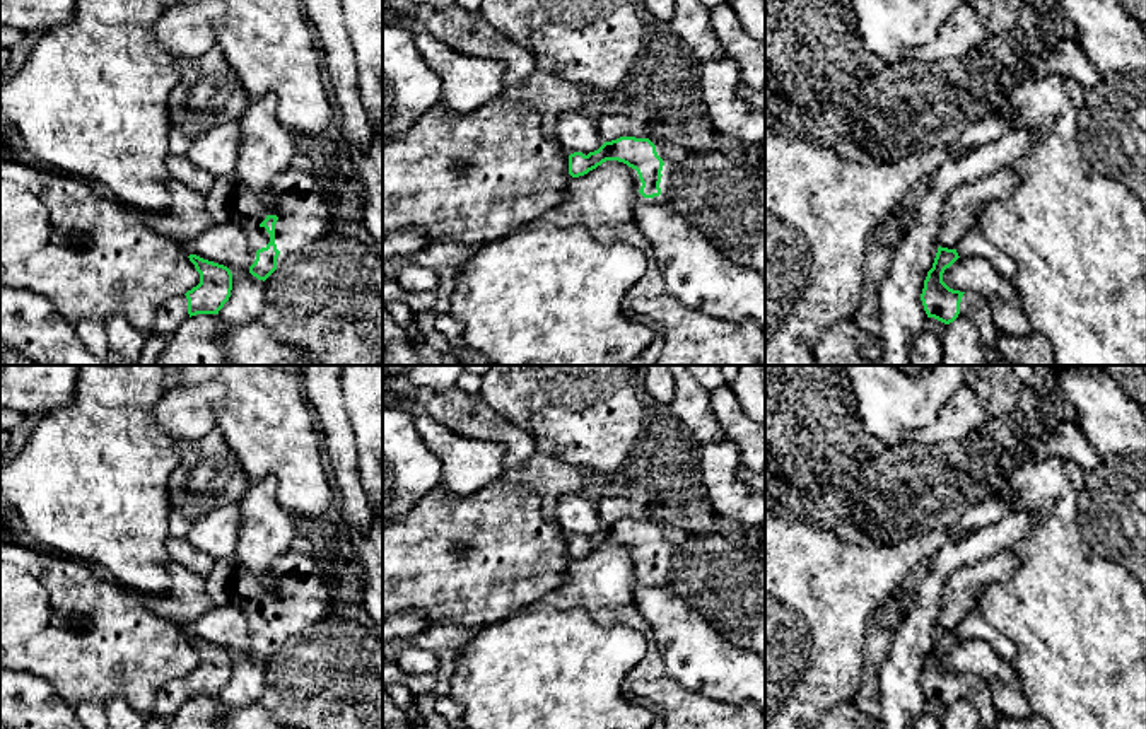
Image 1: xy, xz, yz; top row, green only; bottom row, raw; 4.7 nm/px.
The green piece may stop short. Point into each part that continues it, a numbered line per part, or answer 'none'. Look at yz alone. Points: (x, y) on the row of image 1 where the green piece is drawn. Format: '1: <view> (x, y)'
1: yz (974, 306)

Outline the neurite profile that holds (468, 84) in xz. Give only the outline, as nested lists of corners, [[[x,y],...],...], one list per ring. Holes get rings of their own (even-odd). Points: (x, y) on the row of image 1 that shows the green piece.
[[[430,32],[415,34],[415,46],[442,84],[441,102],[458,114],[470,114],[506,90],[506,63],[461,55]]]

